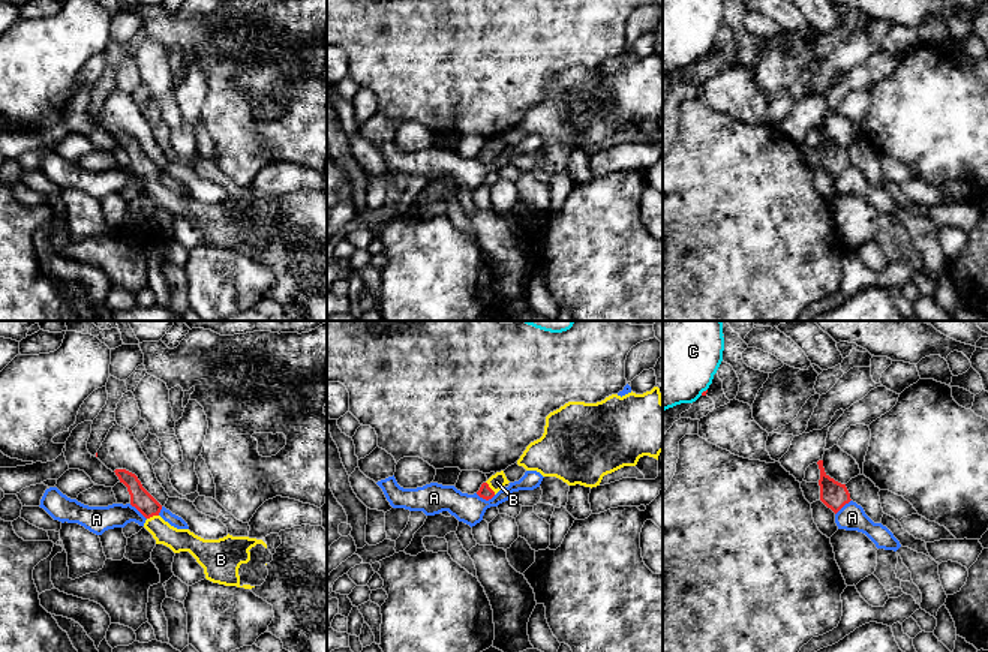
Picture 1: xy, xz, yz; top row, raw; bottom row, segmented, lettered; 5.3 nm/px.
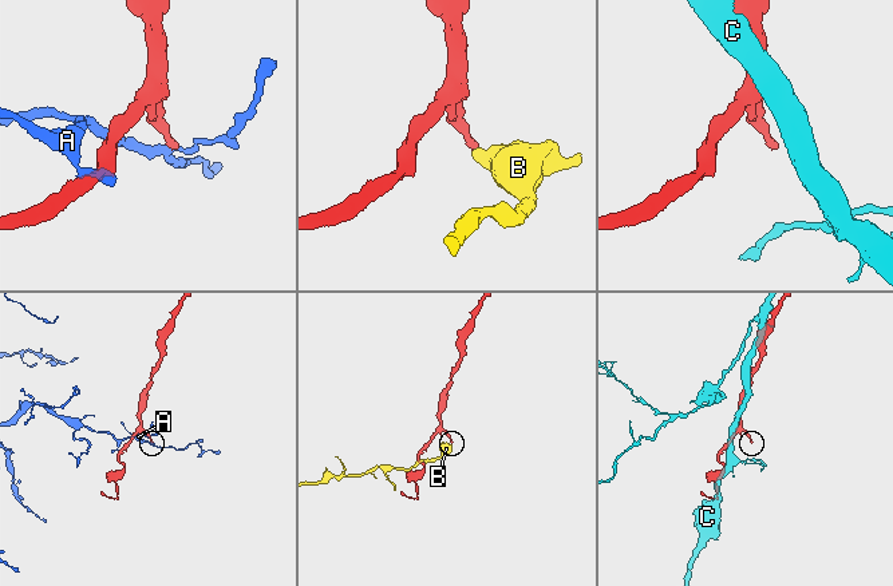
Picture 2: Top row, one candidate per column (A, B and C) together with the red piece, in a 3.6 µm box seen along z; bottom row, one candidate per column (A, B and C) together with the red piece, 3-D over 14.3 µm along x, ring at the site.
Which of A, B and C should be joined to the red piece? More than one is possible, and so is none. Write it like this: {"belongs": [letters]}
{"belongs": ["B"]}

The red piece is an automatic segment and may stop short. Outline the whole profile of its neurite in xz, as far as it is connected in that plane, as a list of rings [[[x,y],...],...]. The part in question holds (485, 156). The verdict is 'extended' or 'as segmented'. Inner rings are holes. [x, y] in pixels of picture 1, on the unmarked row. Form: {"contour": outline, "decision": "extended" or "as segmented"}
{"contour": [[[504,135],[496,136],[492,139],[486,147],[481,148],[477,159],[486,165],[492,163],[499,154],[504,153],[505,148],[510,145],[507,144]]], "decision": "extended"}

